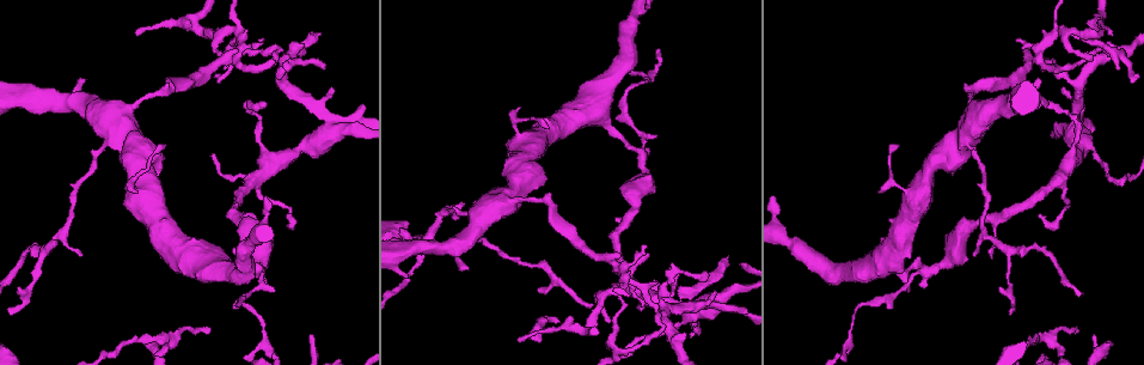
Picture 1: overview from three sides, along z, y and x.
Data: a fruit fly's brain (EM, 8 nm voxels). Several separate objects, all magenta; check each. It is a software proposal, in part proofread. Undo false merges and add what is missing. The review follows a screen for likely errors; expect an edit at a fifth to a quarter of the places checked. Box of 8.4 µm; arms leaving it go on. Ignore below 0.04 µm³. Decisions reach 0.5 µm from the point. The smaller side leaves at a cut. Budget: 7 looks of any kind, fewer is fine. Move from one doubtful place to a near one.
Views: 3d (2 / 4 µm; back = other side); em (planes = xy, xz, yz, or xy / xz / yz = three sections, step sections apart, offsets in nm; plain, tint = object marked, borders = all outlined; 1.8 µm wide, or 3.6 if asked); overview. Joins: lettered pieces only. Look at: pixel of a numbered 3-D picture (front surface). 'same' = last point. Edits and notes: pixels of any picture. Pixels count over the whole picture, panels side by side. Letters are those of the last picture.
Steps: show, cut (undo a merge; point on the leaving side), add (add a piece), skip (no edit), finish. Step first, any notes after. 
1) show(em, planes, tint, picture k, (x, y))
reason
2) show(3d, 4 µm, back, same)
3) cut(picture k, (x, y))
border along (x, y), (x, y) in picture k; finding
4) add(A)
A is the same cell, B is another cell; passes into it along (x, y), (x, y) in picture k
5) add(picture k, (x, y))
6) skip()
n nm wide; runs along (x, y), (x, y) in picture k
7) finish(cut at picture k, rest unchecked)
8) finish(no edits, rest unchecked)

show(3d, 4 µm, picture 1, (331, 131))
narrows sharply

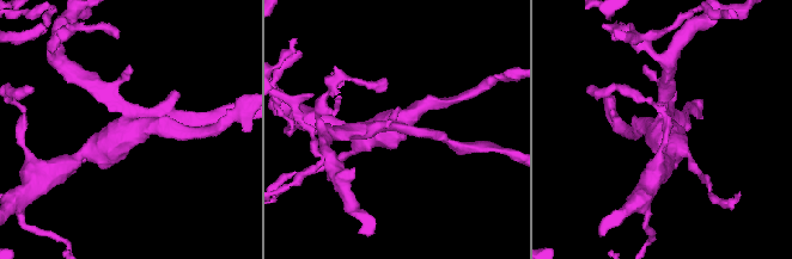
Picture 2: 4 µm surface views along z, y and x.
show(em, planes, plain, picture 2, (124, 128))
now the EM

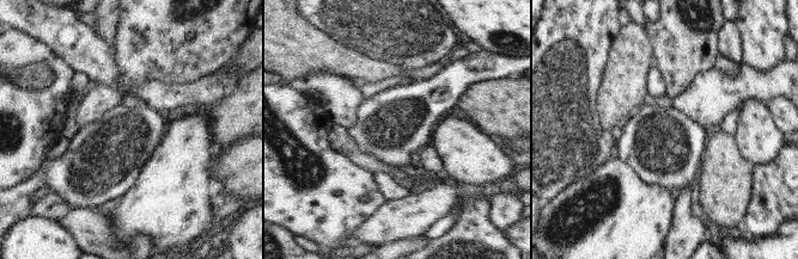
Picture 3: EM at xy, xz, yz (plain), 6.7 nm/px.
show(em, planes, borders, same)

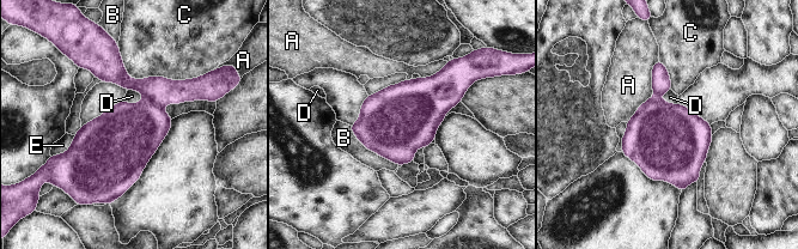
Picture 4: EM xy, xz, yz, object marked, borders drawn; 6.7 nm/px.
cut(picture 4, (159, 90))
460 nm wide; A, B, C, D and E are other cells; border along (146, 97), (162, 107) in picture 4; a second cell is stuck on

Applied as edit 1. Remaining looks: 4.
show(em, xz, step 4, tint, picture 1, (925, 269))
sharp bend

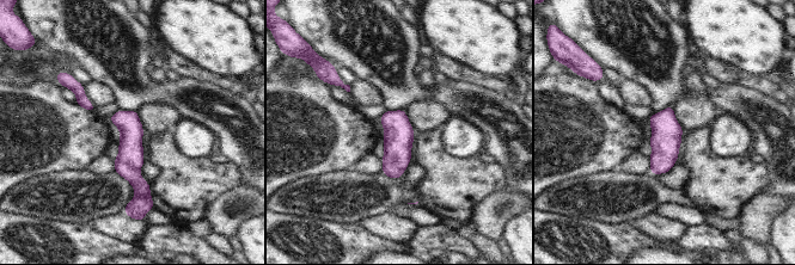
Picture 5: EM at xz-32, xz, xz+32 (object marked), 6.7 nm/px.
show(em, xy, step 16, borders, same)
another direction

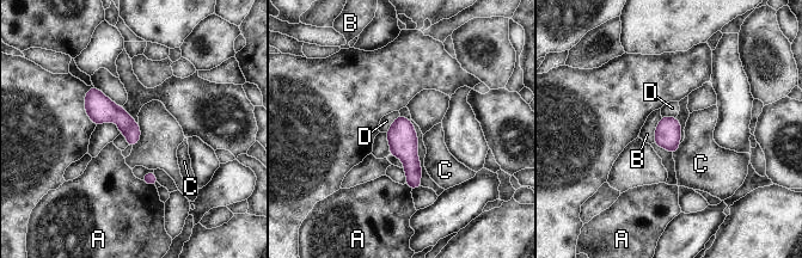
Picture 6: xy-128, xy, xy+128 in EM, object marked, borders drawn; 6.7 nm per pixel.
skip()
A, B, C and D are other cells; border along (399, 115), (386, 133) in picture 6; all the same cell

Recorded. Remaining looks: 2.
finish(cut at picture 4, rest unchecked)

